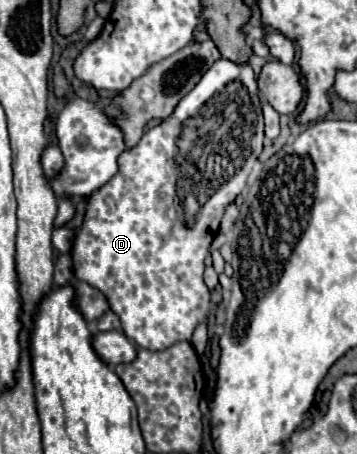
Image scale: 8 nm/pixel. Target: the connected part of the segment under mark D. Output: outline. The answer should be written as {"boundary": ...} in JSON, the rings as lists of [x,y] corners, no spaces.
{"boundary":[[[220,58],[212,64],[212,68],[202,76],[202,80],[196,84],[196,88],[186,94],[180,104],[176,106],[174,114],[168,116],[166,120],[162,120],[158,126],[154,126],[152,130],[148,130],[142,140],[138,142],[136,150],[126,150],[120,156],[120,170],[116,174],[116,178],[112,178],[112,182],[104,184],[100,190],[96,190],[88,202],[88,212],[82,224],[82,232],[88,234],[88,238],[76,238],[74,246],[72,246],[72,260],[74,260],[74,276],[82,282],[88,282],[90,286],[98,288],[100,292],[106,294],[110,308],[120,316],[122,322],[122,330],[124,334],[128,334],[128,338],[132,338],[132,342],[136,342],[138,346],[146,348],[146,350],[166,350],[176,342],[184,342],[190,340],[196,326],[200,326],[206,320],[206,314],[210,310],[210,292],[202,280],[202,272],[204,272],[204,258],[208,256],[210,244],[214,240],[214,236],[220,230],[220,220],[226,212],[226,208],[242,194],[242,190],[246,188],[248,176],[252,172],[252,166],[256,162],[256,158],[260,156],[264,146],[264,116],[262,116],[262,102],[260,102],[260,90],[254,78],[254,70],[248,64],[236,66],[236,62],[230,62],[226,58]]]}

